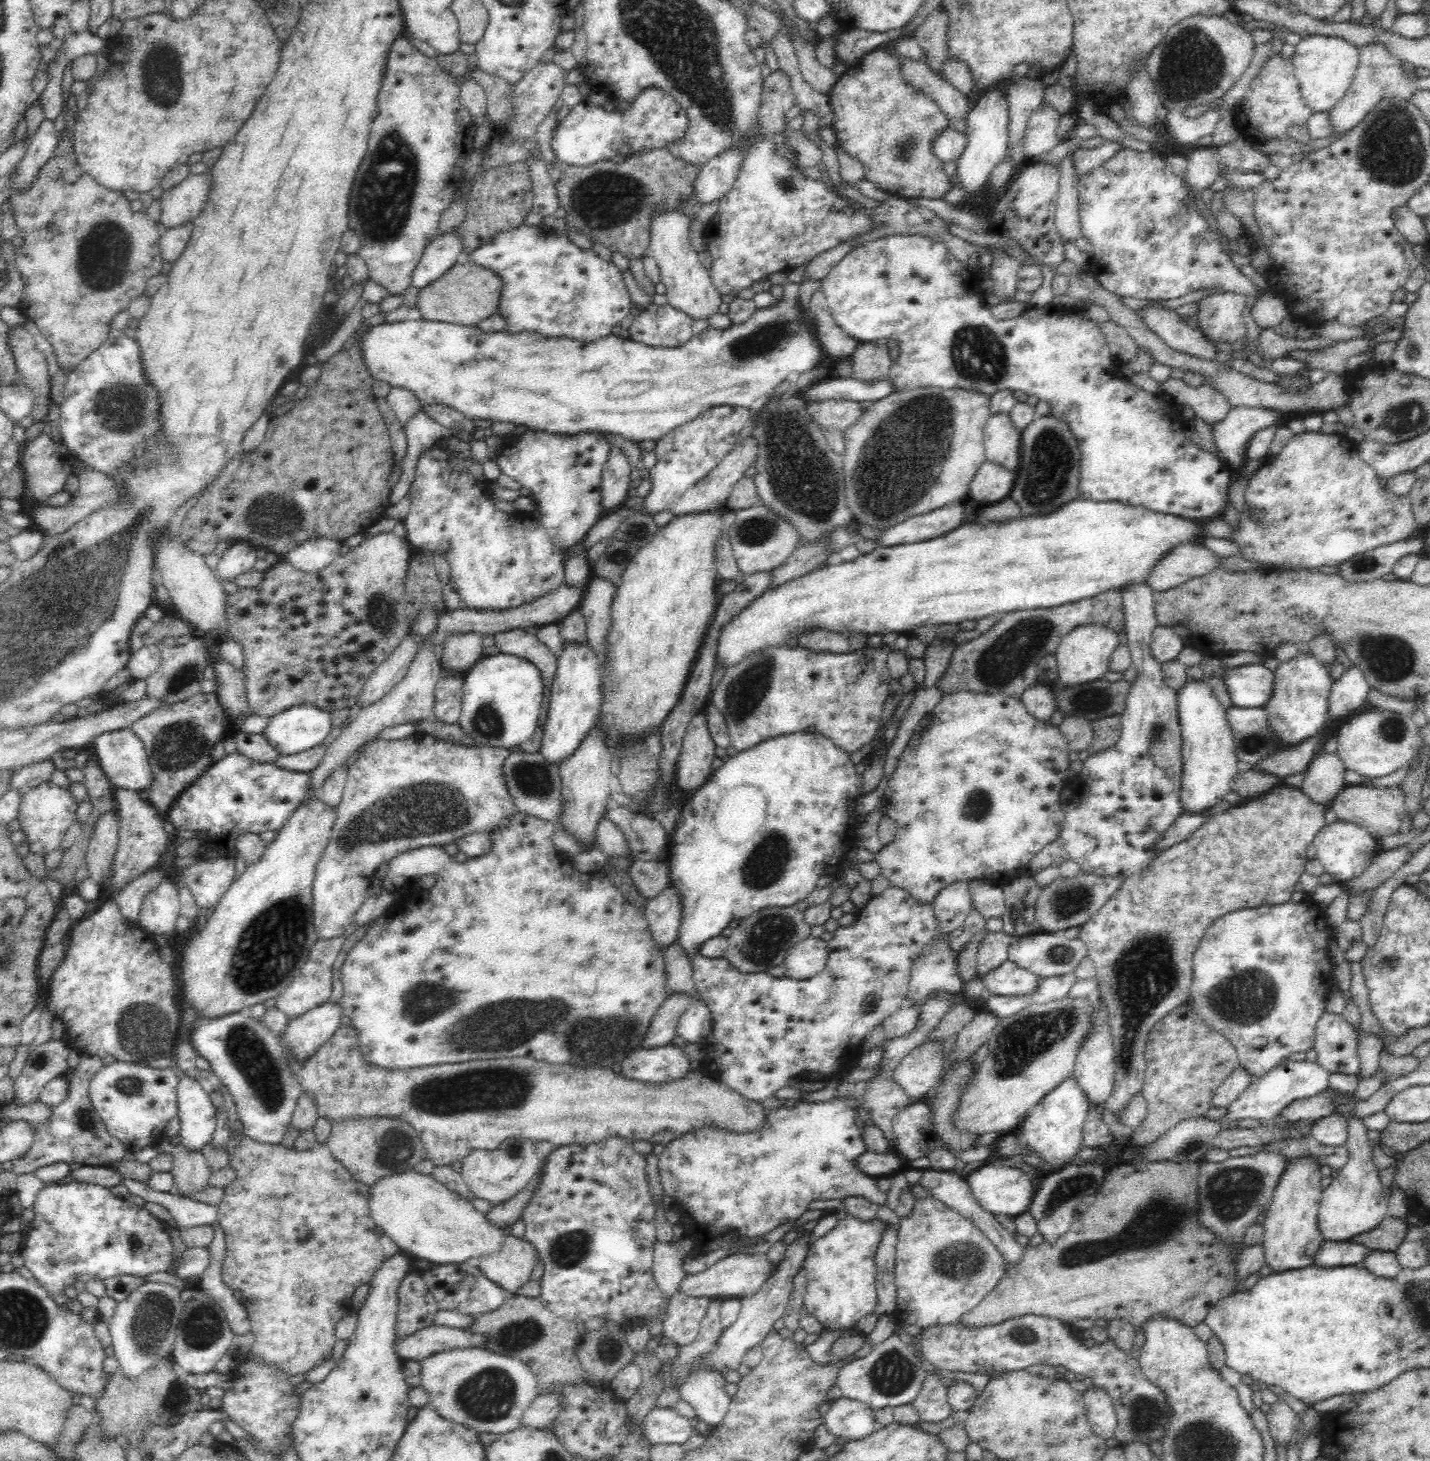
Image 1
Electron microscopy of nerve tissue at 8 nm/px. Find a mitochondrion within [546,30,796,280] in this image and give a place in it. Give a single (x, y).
(606, 199)

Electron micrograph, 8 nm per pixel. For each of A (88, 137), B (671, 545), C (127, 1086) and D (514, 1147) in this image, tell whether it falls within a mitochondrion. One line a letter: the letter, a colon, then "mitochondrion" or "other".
A: other
B: other
C: mitochondrion
D: mitochondrion

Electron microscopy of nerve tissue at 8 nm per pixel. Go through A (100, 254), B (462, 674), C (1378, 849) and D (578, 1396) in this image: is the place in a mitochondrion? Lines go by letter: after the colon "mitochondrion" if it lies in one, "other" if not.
A: mitochondrion
B: other
C: other
D: other

